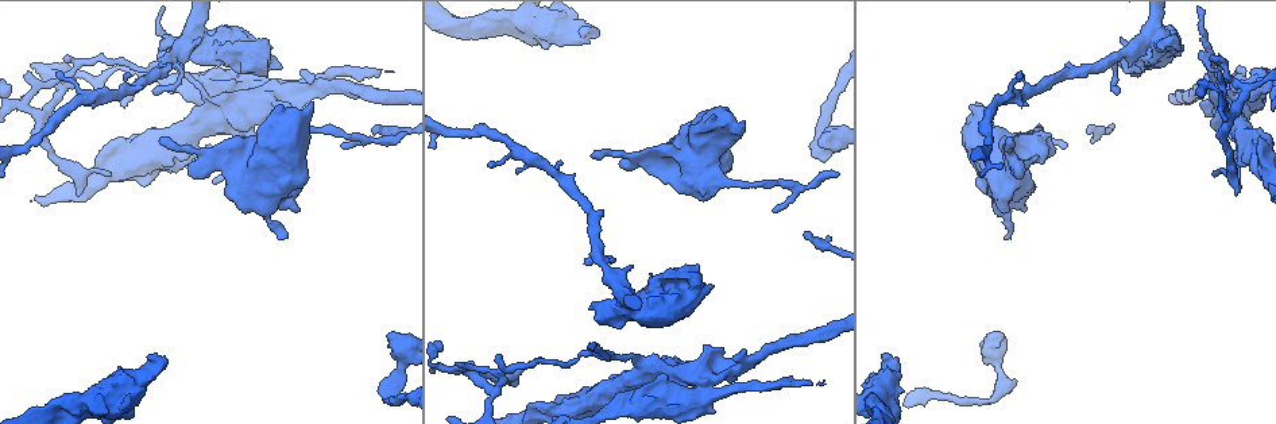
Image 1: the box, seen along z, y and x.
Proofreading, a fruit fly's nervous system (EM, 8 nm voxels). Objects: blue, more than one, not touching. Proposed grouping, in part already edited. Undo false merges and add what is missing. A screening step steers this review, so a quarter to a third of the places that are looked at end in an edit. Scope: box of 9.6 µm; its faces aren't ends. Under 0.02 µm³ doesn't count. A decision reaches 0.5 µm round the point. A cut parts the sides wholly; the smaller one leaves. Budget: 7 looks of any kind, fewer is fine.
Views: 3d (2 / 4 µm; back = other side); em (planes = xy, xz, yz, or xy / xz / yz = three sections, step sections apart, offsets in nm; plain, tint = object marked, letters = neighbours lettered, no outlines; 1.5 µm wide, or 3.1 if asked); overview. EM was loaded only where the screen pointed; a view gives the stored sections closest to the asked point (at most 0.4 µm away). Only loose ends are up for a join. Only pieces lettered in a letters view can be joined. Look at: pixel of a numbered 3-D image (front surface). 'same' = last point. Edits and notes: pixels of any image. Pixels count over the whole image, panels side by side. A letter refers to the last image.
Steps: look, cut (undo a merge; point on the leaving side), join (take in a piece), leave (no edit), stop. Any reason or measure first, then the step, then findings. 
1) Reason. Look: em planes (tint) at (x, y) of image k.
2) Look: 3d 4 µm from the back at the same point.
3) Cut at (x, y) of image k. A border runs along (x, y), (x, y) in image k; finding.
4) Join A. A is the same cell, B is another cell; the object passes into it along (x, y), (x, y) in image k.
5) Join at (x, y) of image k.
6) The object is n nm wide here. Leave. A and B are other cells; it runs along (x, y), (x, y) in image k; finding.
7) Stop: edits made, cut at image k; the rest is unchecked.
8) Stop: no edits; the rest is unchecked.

Free end. Look: em planes (letters) at (1262, 138) of image 1.

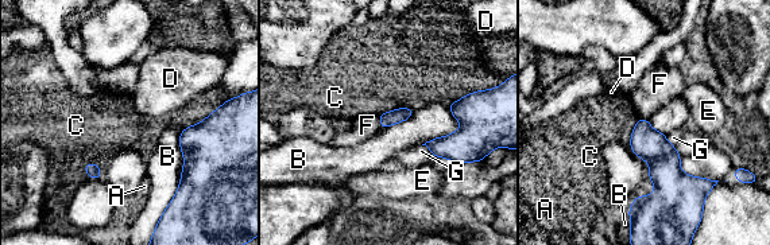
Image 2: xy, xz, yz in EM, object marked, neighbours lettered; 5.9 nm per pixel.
Leave. A, B, C, D, E, F and G are other cells; a border runs along (448, 107), (460, 127), (422, 144) in image 2; no lettered piece goes on from it.

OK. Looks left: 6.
Thick end. Look: em planes (letters) at (312, 104) of image 1.

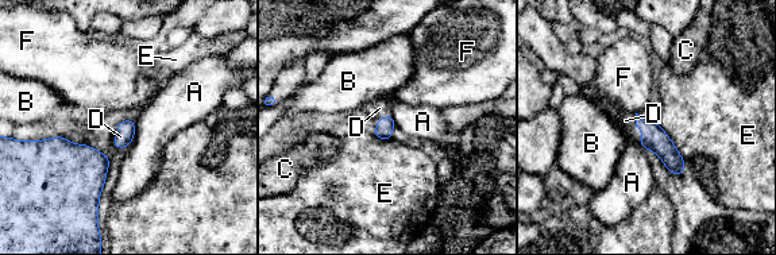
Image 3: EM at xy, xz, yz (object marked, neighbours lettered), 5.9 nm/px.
Join D. D is the same cell, A, B, C, E and F are other cells; the object passes into it along (655, 139), (637, 127), (625, 120) in image 3; it goes on there.

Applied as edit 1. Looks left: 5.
See it whole again. Look: overview.

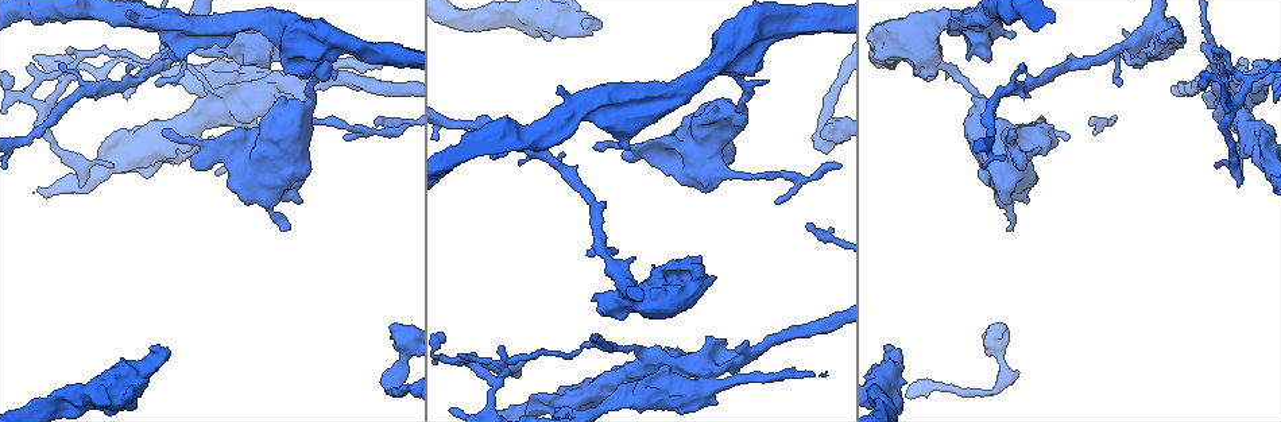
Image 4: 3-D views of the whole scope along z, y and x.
Stops while still wide. Look: 3d 4 µm at (1036, 180) of image 4.

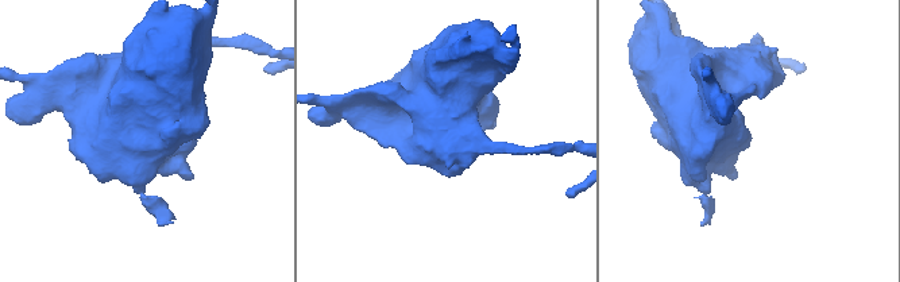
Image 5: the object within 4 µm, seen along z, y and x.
Now the EM. Look: em 3.1 µm planes (tint) at (749, 138) of image 5.

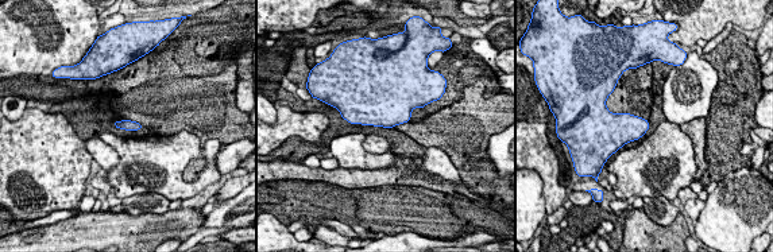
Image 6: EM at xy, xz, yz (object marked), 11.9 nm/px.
Look: em 3.1 µm planes (letters) at the same point.

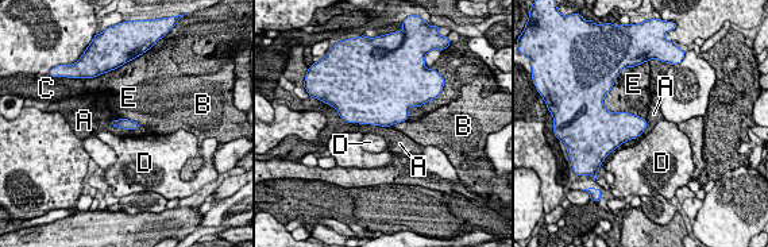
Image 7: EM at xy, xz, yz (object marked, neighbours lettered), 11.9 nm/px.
Leave. A, B, C, D and E are other cells; a border runs along (338, 114), (348, 122), (389, 127) in image 7; no lettered piece goes on from it.

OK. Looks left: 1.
Stop: edits made, join at image 3; the rest is unchecked.

